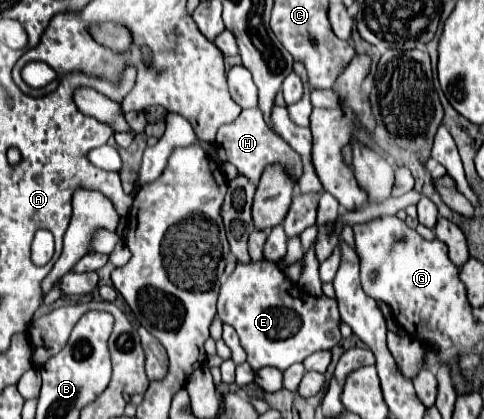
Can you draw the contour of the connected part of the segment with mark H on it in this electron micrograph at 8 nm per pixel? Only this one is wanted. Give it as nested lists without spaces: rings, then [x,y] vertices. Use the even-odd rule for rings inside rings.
[[[242,109],[242,113],[228,125],[222,125],[218,129],[216,141],[214,141],[216,153],[218,153],[218,161],[222,163],[232,163],[240,173],[244,173],[252,183],[260,181],[262,171],[268,165],[282,165],[286,175],[290,175],[292,179],[300,179],[302,177],[302,159],[300,155],[282,139],[278,137],[264,121],[260,109]]]

